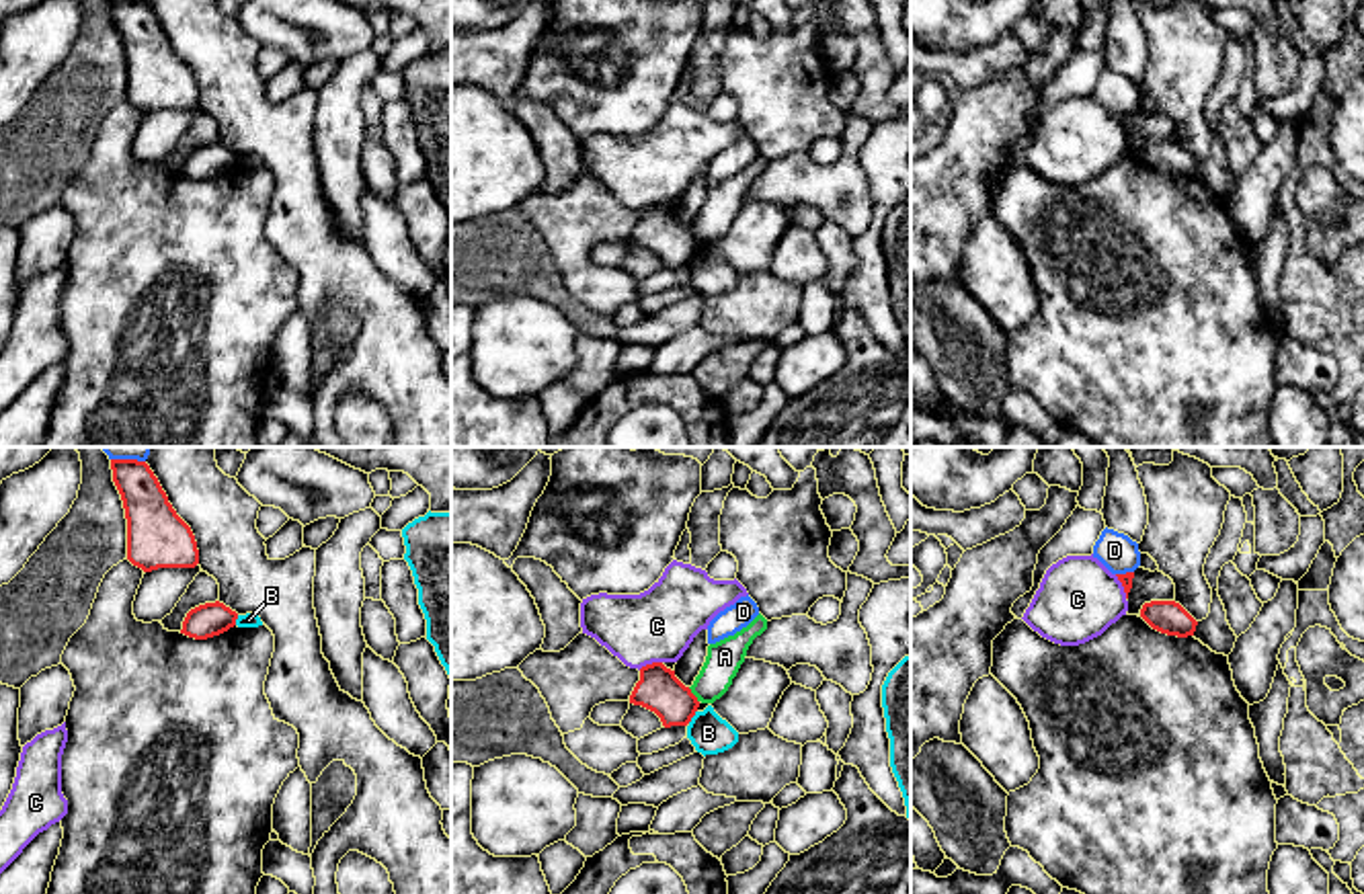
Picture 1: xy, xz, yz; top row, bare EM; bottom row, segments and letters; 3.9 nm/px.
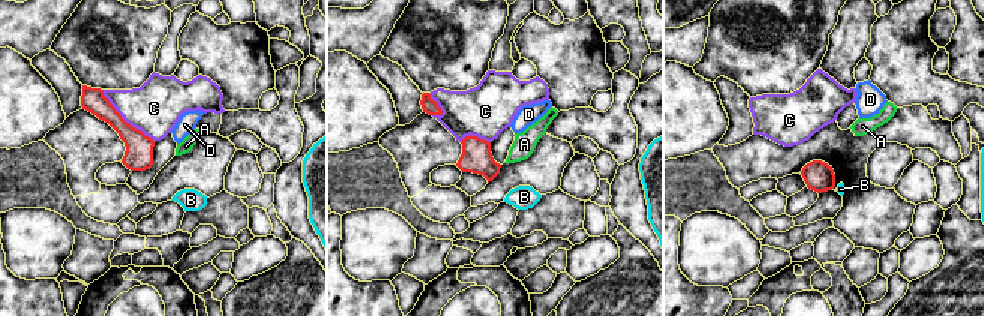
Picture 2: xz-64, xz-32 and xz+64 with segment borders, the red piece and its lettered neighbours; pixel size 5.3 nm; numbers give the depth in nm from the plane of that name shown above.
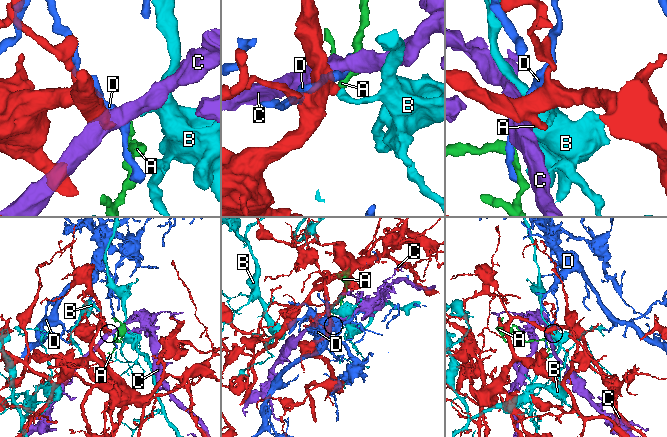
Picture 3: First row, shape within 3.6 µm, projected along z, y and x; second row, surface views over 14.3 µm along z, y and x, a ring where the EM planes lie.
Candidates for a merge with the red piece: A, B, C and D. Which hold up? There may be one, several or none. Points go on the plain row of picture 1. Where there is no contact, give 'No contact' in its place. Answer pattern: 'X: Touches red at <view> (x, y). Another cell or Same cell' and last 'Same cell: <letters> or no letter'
A: Touches red at xz (694, 236). Another cell
B: Touches red at xz (694, 255). Another cell
C: Touches red at xz (649, 206). Another cell
D: Touches red at yz (1127, 113). Another cell
Same cell: no letter

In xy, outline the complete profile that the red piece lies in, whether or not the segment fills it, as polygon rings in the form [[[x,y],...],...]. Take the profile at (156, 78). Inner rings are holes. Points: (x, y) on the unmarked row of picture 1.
[[[111,0],[111,10],[127,59],[127,100],[144,113],[195,109],[195,76],[168,43],[150,6],[137,0]]]

